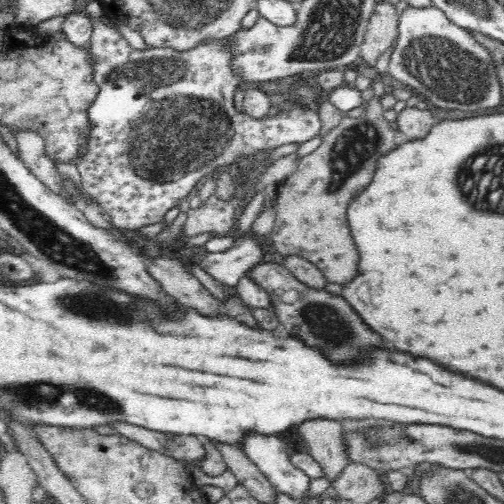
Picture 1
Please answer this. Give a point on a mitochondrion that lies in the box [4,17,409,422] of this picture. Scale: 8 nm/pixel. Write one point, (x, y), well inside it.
(171, 131)

